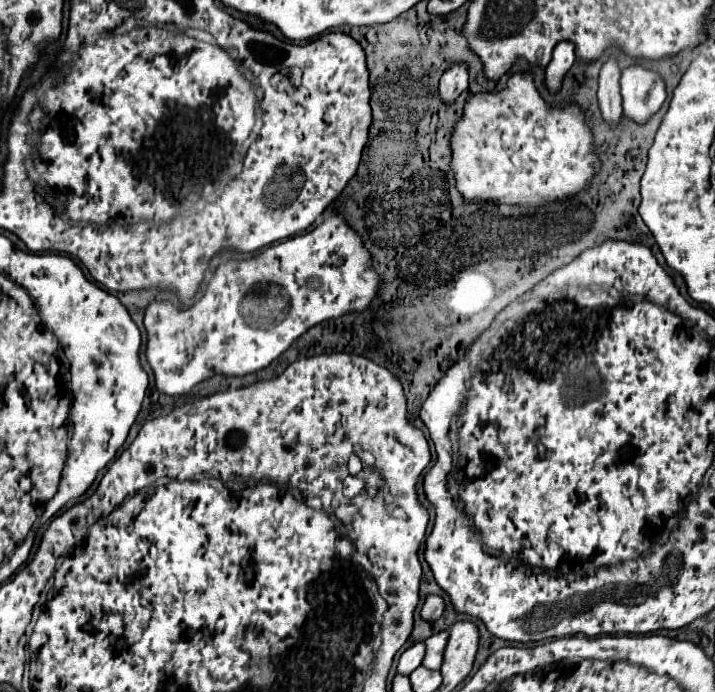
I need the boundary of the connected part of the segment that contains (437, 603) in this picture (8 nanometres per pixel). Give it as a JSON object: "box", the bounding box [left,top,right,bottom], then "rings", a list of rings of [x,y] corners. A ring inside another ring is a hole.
{"box":[422,595,444,621],"rings":[[[428,595],[422,607],[422,619],[436,621],[444,613],[444,599],[440,595]]]}

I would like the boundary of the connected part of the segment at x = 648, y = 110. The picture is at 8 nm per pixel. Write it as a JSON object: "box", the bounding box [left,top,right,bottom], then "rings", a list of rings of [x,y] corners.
{"box":[622,65,666,123],"rings":[[[630,65],[622,71],[622,105],[624,115],[636,123],[650,119],[666,99],[666,83],[660,73],[642,65]]]}

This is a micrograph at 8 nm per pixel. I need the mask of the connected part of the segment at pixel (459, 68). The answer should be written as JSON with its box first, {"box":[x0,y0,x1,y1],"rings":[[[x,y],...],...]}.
{"box":[440,63,468,103],"rings":[[[452,63],[440,79],[440,97],[446,103],[452,103],[466,89],[468,89],[468,65]]]}

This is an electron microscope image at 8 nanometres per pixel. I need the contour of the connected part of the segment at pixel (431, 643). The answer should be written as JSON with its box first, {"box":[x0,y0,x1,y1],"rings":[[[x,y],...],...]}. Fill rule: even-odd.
{"box":[424,631,448,669],"rings":[[[440,631],[432,637],[428,637],[426,643],[426,657],[424,657],[424,667],[428,669],[440,669],[442,667],[442,659],[444,659],[444,649],[448,643],[448,631]]]}

